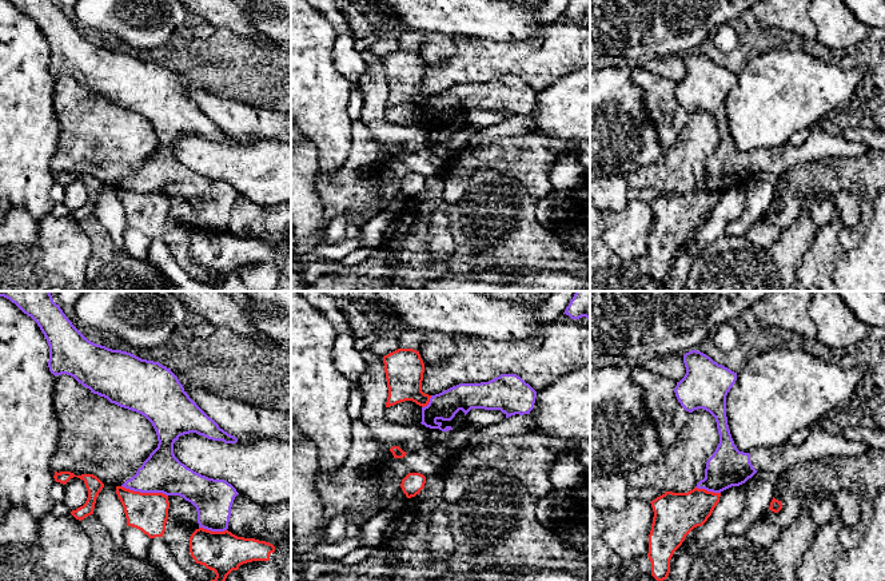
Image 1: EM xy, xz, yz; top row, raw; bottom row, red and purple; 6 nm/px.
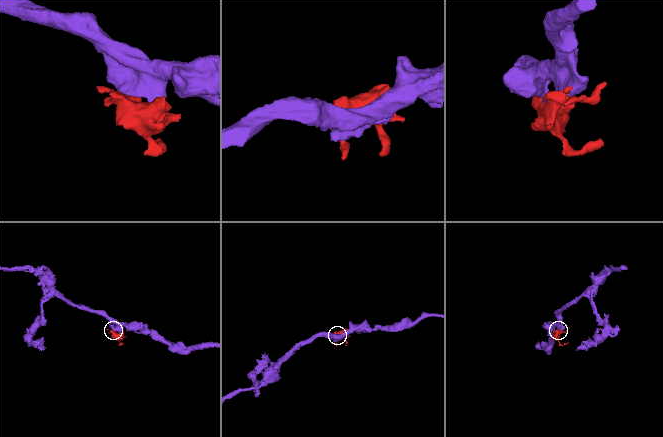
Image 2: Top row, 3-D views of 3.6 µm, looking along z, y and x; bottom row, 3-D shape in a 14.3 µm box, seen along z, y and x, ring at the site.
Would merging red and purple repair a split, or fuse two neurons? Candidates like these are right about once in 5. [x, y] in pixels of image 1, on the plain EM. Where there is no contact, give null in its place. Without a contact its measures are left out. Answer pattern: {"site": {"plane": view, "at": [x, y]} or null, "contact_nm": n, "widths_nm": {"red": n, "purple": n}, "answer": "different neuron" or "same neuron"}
{"site": {"plane": "xy", "at": [144, 194]}, "contact_nm": 280, "widths_nm": {"red": 240, "purple": 240}, "answer": "different neuron"}

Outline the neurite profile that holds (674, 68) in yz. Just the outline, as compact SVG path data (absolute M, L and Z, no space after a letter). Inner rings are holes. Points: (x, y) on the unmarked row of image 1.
M642 56L638 59L638 64L641 68L657 73L659 76L667 77L679 83L685 75L686 68L683 64L683 57L669 56L669 57L649 57Z

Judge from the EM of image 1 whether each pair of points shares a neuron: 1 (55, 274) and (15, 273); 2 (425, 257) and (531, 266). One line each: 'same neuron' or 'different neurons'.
1: same neuron
2: same neuron

